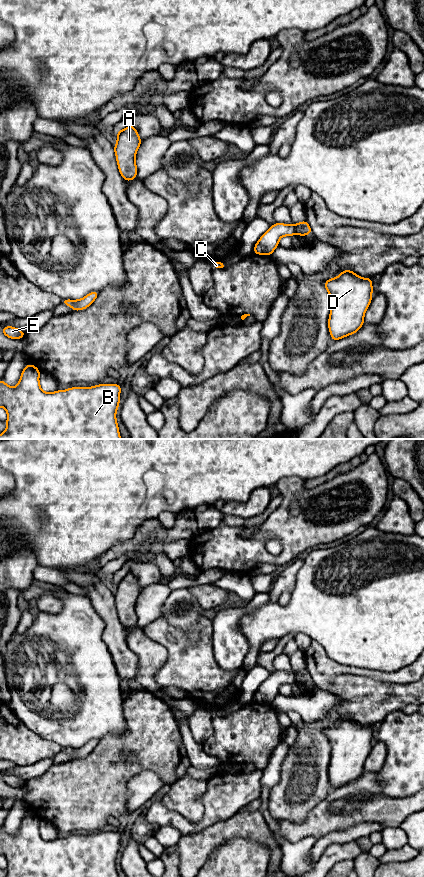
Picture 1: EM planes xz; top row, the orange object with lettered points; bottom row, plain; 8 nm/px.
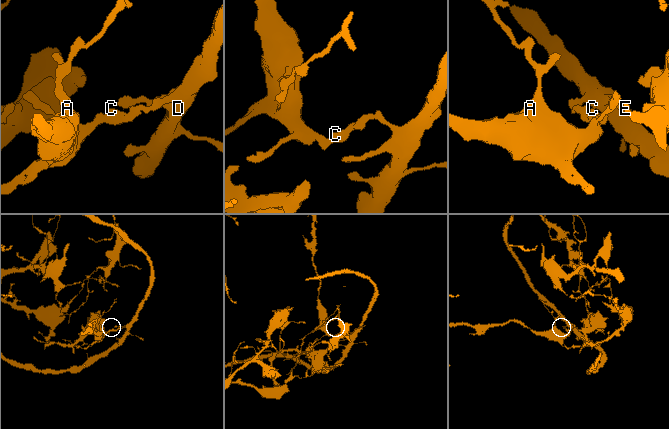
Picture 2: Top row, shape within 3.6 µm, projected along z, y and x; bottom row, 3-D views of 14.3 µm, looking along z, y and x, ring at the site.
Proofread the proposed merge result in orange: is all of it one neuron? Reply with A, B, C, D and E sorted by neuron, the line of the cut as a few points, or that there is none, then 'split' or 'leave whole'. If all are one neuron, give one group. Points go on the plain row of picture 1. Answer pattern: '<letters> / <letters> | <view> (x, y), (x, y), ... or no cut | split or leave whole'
A C / B D E | xz (294, 673), (296, 681) | split

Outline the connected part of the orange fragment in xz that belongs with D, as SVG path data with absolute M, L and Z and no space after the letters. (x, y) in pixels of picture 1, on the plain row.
M351 718L324 730L331 745L328 776L332 789L356 781L372 749L372 726L362 726Z

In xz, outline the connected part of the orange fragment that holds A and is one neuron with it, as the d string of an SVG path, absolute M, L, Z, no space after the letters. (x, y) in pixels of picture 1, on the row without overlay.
M131 572L117 580L114 600L118 618L125 629L131 629L137 625L136 600L141 591L137 577Z

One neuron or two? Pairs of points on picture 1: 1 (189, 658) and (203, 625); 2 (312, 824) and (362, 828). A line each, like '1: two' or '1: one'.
1: one
2: two

